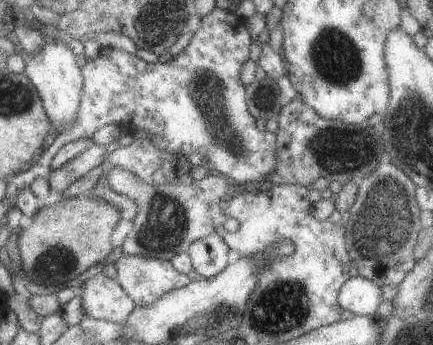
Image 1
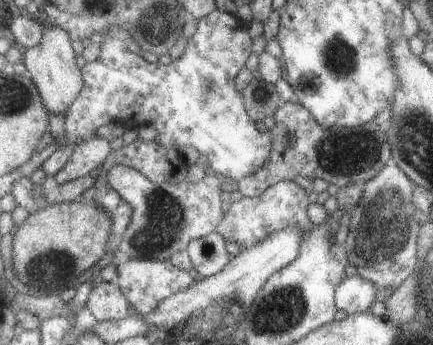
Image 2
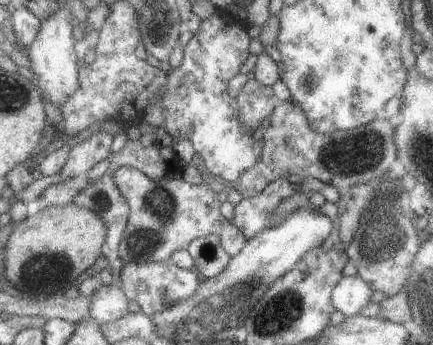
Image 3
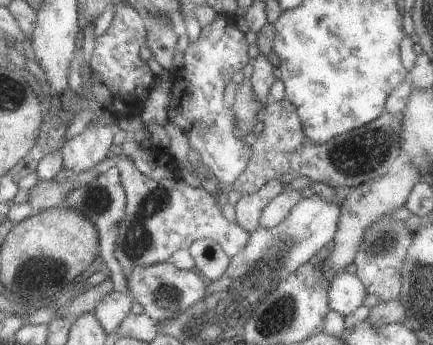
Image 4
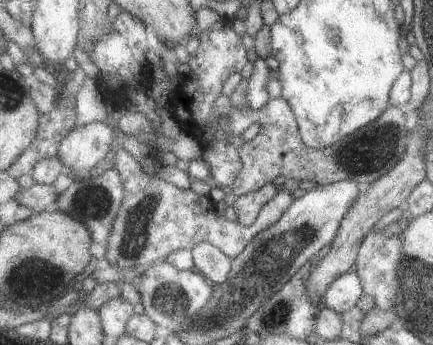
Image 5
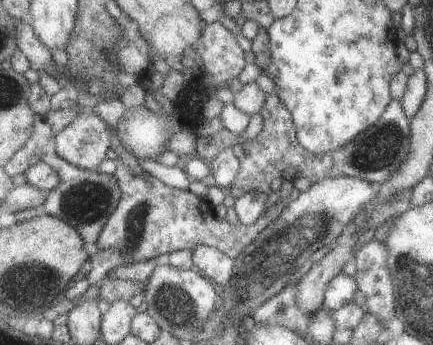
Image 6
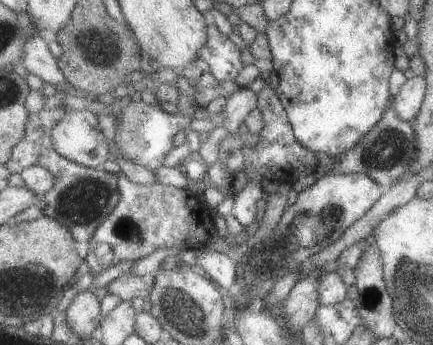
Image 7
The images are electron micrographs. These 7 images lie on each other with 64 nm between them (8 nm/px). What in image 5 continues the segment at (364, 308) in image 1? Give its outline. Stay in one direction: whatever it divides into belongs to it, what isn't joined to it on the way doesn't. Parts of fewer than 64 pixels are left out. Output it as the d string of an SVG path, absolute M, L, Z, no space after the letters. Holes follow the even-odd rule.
M343 274L339 276L327 290L325 294L325 304L331 310L337 310L339 314L345 314L353 308L357 308L357 302L361 300L361 296L365 294L363 290L363 282L359 278L359 274Z

